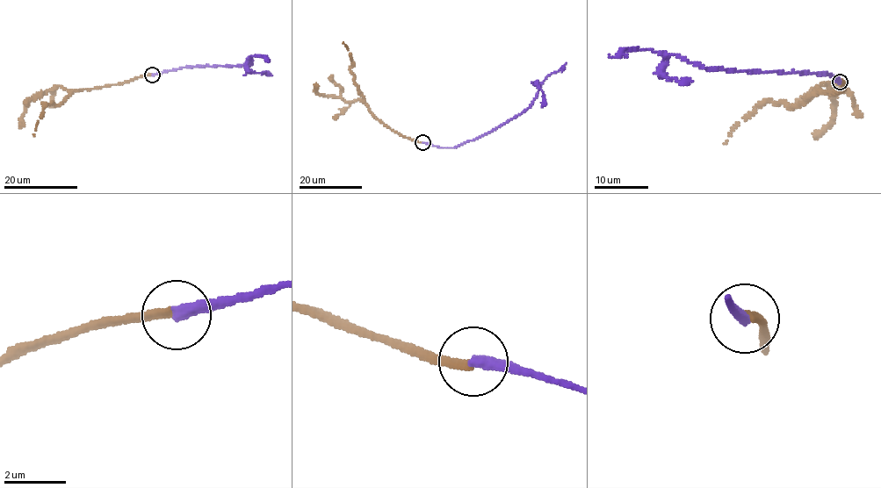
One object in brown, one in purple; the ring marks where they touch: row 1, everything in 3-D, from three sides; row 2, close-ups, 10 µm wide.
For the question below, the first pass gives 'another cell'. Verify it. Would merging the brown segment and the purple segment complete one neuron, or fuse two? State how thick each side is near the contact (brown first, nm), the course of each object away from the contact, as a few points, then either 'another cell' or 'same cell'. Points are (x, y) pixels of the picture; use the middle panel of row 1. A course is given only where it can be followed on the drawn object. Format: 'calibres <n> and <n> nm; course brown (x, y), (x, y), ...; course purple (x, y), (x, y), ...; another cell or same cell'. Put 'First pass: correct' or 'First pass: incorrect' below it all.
calibres 240 and 360 nm; course brown (422, 142), (393, 132), (374, 116), (364, 97), (359, 93), (343, 42); course purple (422, 142), (451, 148), (493, 131), (530, 105), (538, 85), (551, 74), (562, 68), (566, 62); another cell
First pass: correct

